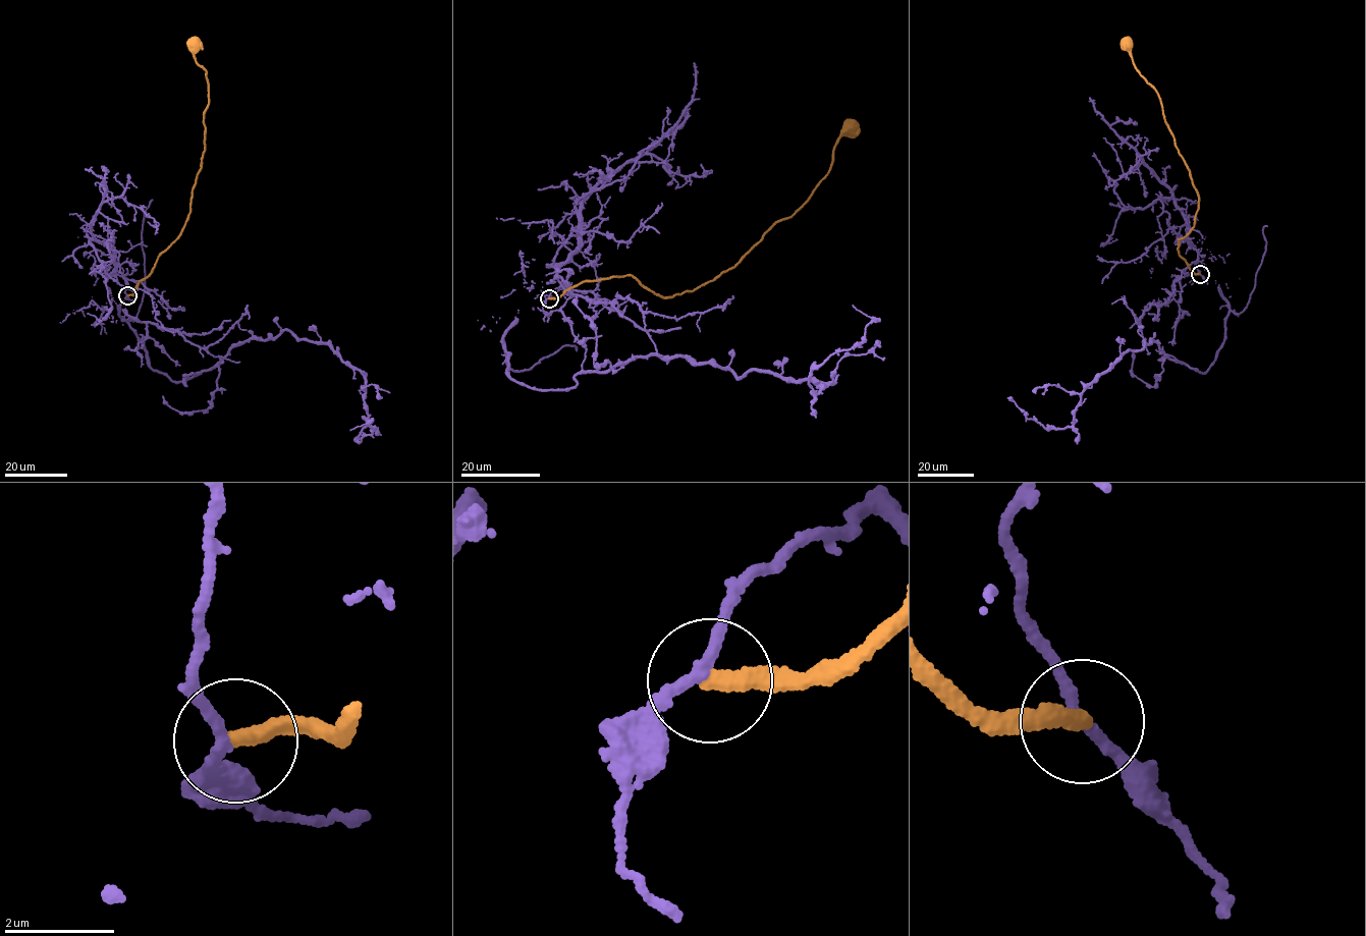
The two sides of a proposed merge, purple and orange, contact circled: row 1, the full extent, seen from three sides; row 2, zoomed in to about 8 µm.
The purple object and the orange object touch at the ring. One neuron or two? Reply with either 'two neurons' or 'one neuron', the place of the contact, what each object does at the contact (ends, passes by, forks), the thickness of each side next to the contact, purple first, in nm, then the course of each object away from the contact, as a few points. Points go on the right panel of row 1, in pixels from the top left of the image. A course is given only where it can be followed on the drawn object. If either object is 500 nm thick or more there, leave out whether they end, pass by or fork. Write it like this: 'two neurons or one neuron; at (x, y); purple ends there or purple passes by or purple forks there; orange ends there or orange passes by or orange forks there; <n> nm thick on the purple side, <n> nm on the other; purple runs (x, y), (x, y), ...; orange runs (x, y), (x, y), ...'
two neurons; at (1200, 274); purple passes by; orange ends there; 190 nm thick on the purple side, 320 nm on the other; purple runs (1199, 274), (1197, 258), (1167, 301), (1163, 350), (1181, 362), (1156, 340), (1129, 349), (1062, 429), (1007, 398); orange runs (1200, 274), (1180, 255), (1178, 240), (1194, 226), (1199, 195), (1166, 122), (1160, 98), (1137, 70), (1126, 44)

